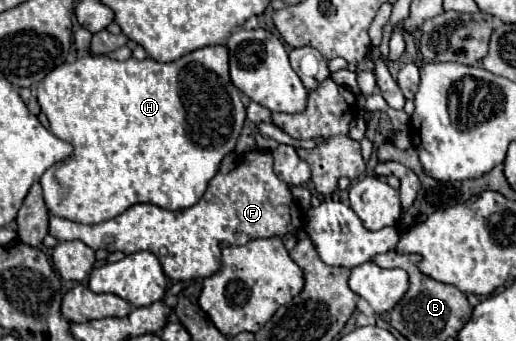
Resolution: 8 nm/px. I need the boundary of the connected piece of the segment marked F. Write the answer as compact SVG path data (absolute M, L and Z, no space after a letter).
M249 151L249 155L251 155L251 161L243 159L243 163L239 163L239 167L235 167L231 173L217 173L211 179L203 199L189 209L167 211L167 209L161 209L155 205L133 205L127 211L123 211L121 215L117 215L115 219L103 221L97 225L83 225L83 223L75 223L75 221L51 215L49 217L49 233L57 241L79 239L87 247L91 247L93 251L105 249L109 253L121 251L125 255L137 253L137 251L151 251L153 255L159 257L165 275L175 281L209 277L221 267L221 249L223 247L245 245L247 241L253 241L257 237L273 237L273 235L285 237L285 235L291 235L291 231L295 231L297 227L303 227L301 211L299 211L299 223L297 223L297 205L295 205L295 199L289 191L289 185L273 173L271 153L269 151Z

